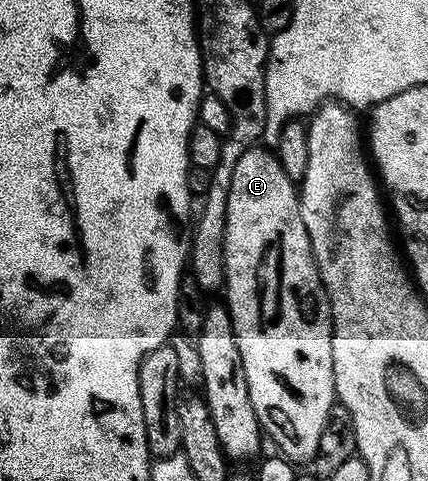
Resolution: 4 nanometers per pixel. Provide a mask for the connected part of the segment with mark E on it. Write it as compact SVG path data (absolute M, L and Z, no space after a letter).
M256 147L245 151L237 168L233 171L233 179L229 187L229 207L227 208L227 226L225 227L225 304L233 319L233 331L237 335L237 347L241 347L241 363L245 367L245 383L249 383L249 399L253 403L253 411L259 420L259 428L276 445L278 452L292 463L299 461L314 462L317 455L317 443L321 443L321 431L325 431L331 419L331 411L336 408L335 376L333 375L333 343L331 342L331 304L327 298L325 287L321 283L319 268L315 256L311 254L309 231L305 231L305 219L301 219L299 206L300 190L296 182L285 175L285 167L281 167L278 157L267 147Z

